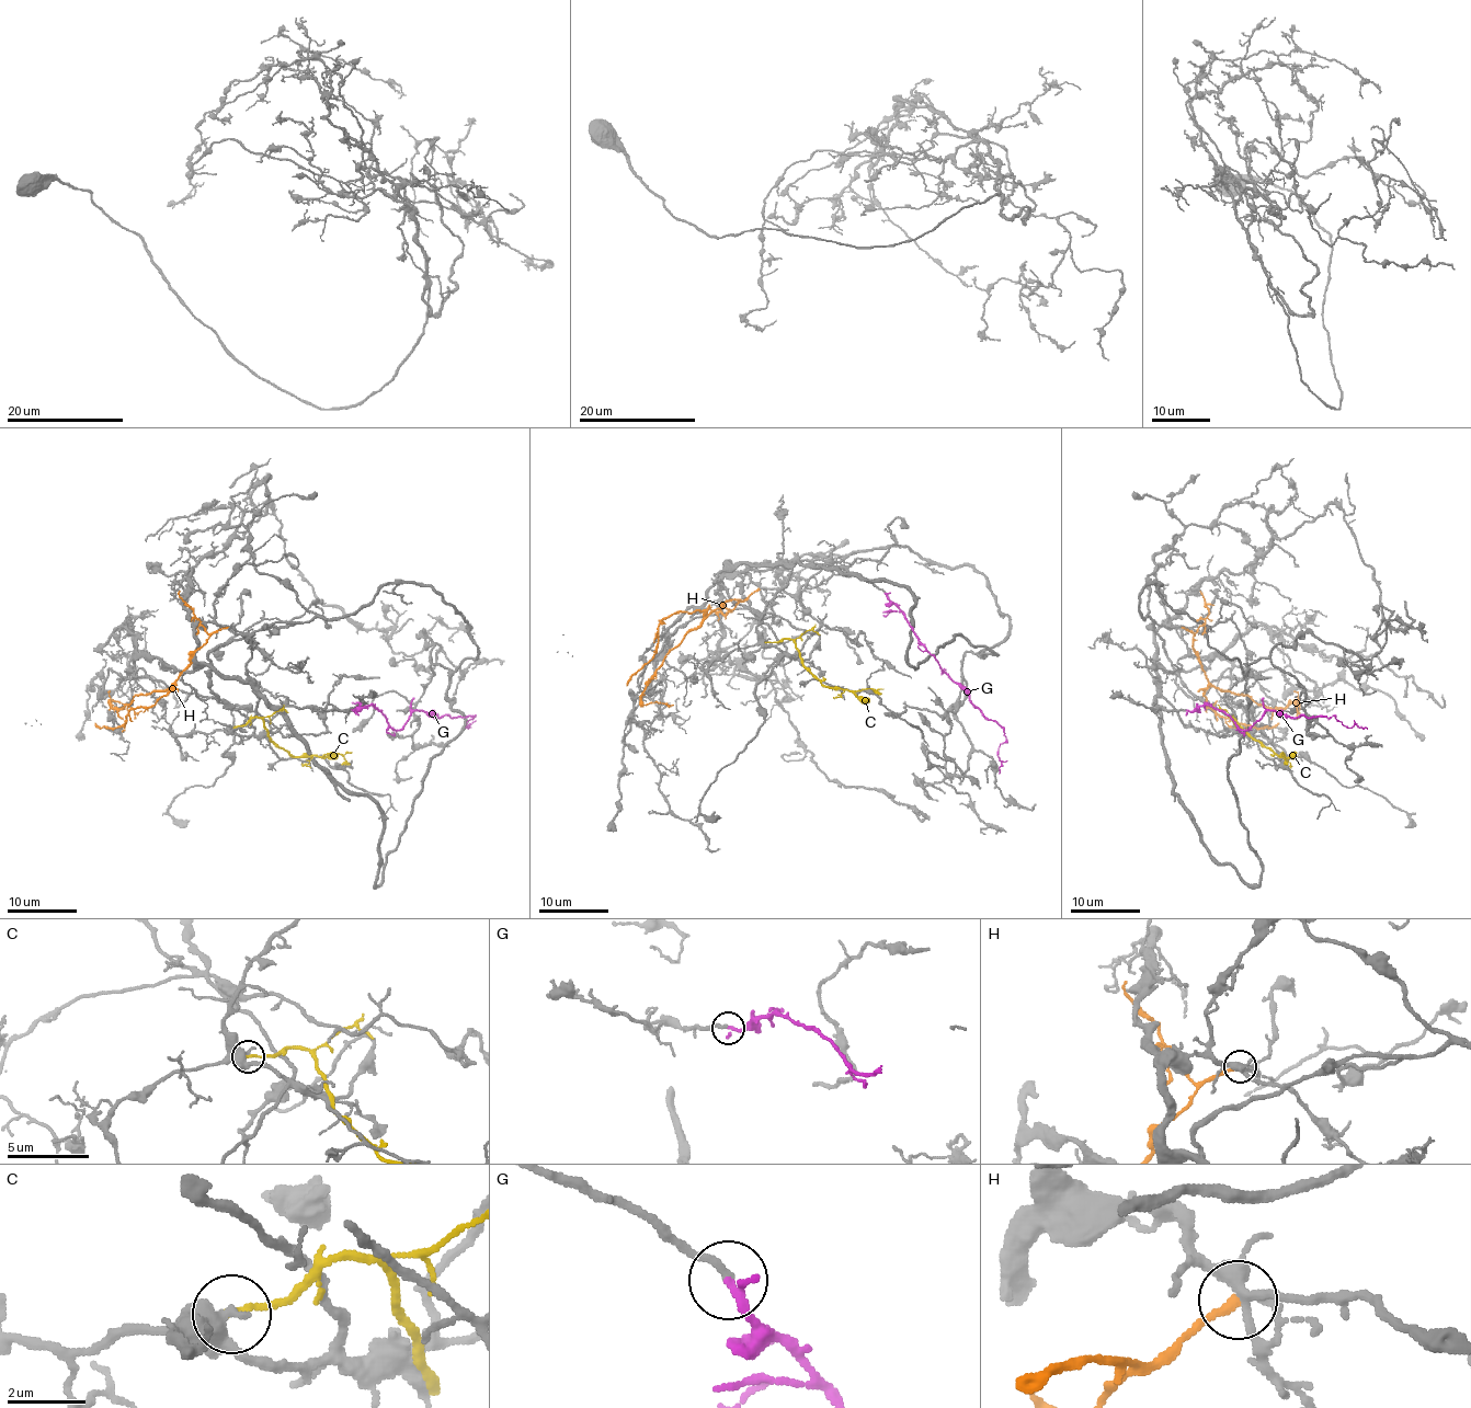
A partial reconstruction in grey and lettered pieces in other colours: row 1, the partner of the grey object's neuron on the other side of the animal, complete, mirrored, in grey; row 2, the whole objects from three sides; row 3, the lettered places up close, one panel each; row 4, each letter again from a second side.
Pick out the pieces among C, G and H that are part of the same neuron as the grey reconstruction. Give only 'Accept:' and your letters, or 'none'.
Accept: G

